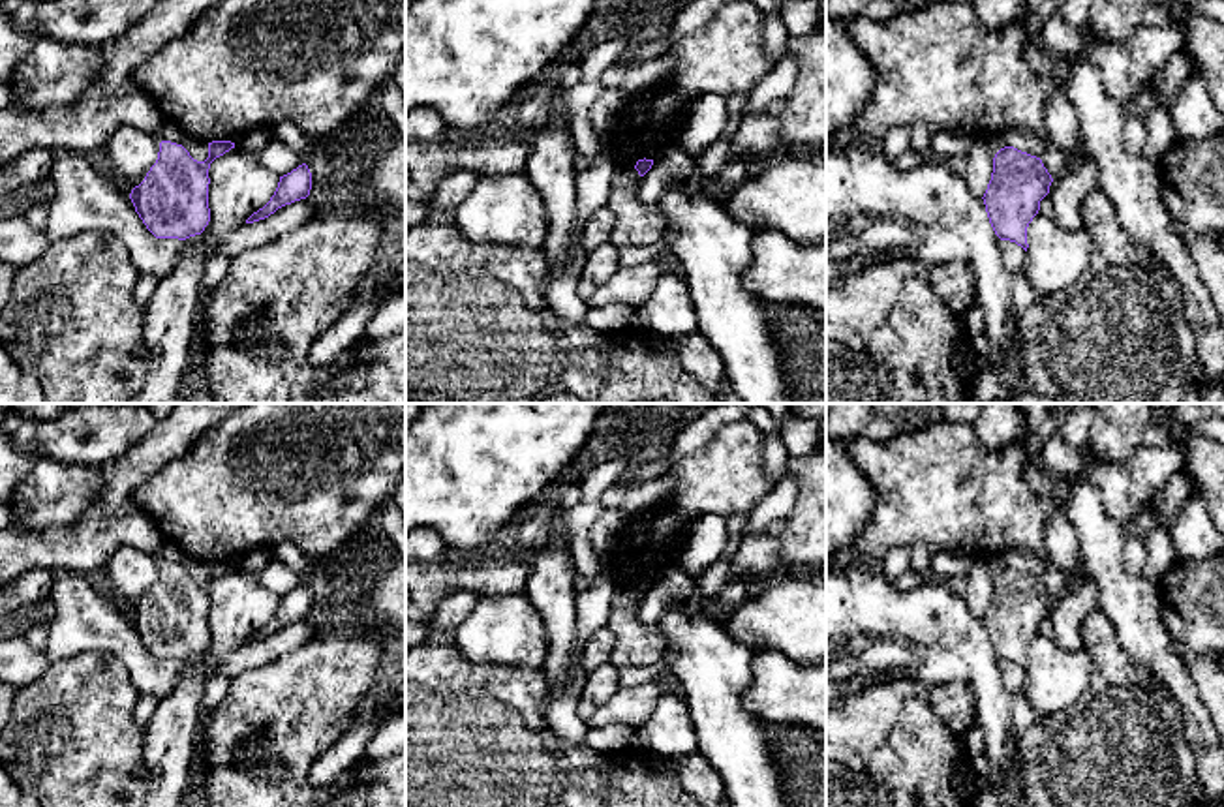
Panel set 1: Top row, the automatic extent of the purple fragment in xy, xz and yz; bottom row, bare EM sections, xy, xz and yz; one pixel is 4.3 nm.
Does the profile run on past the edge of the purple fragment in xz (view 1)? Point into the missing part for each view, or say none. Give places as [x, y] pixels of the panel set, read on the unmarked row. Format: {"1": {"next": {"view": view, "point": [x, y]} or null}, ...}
{"1": {"next": null}}

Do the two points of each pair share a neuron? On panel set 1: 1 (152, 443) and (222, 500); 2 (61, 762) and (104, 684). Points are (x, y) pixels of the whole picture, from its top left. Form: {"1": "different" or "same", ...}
{"1": "different", "2": "same"}

